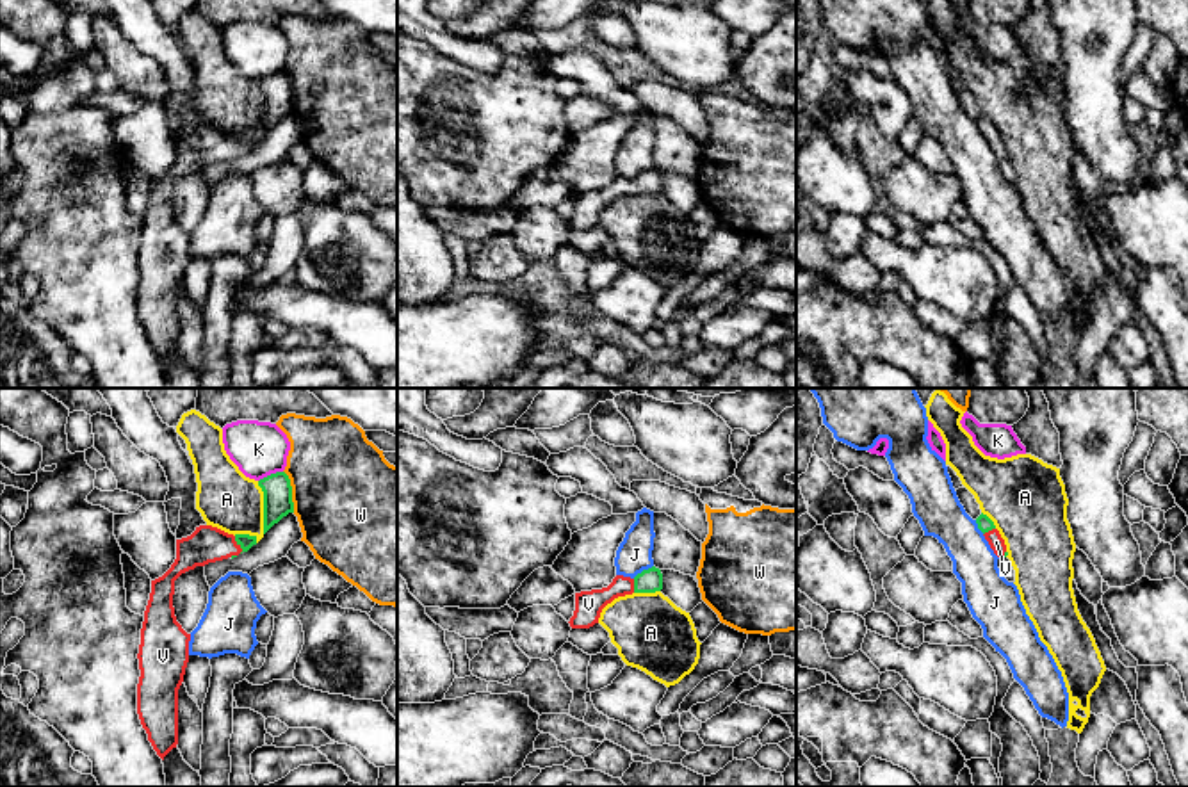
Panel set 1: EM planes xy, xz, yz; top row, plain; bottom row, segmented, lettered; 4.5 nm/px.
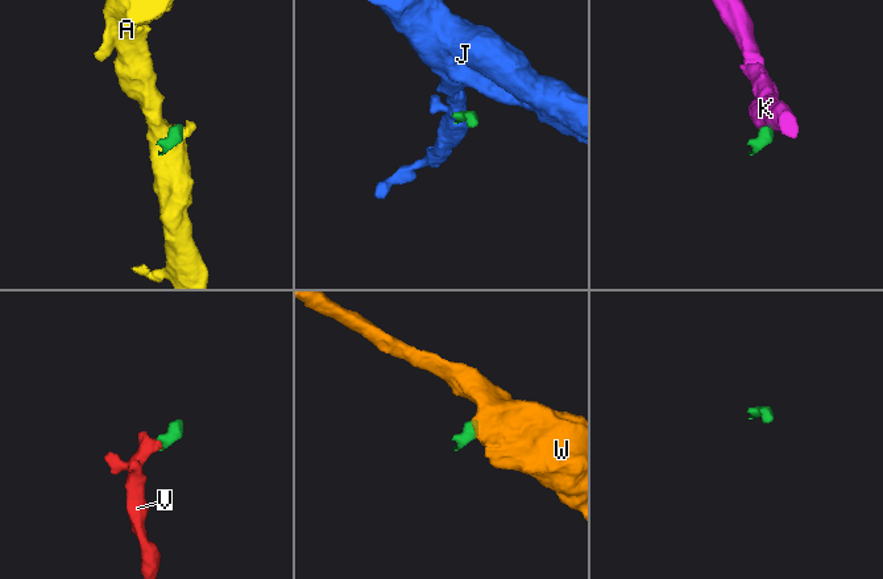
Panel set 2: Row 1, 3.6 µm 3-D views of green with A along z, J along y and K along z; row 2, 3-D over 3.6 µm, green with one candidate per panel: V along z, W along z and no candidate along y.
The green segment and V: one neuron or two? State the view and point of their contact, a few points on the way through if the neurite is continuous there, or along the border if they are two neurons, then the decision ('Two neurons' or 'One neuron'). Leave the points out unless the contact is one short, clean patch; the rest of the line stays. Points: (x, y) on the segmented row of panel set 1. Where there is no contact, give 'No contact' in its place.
Touches green at xy (237, 543). Path across: xy (246, 542), (237, 543), (207, 543). One neuron

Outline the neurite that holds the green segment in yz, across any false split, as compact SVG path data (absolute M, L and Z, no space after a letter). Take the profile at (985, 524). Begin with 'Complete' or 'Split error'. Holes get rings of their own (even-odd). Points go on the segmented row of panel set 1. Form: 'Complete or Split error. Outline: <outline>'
Split error. Outline: M980 515L976 518L978 529L983 532L985 540L989 541L990 548L997 557L1006 557L1006 545L1001 538L999 531L996 529L994 522L987 515Z

